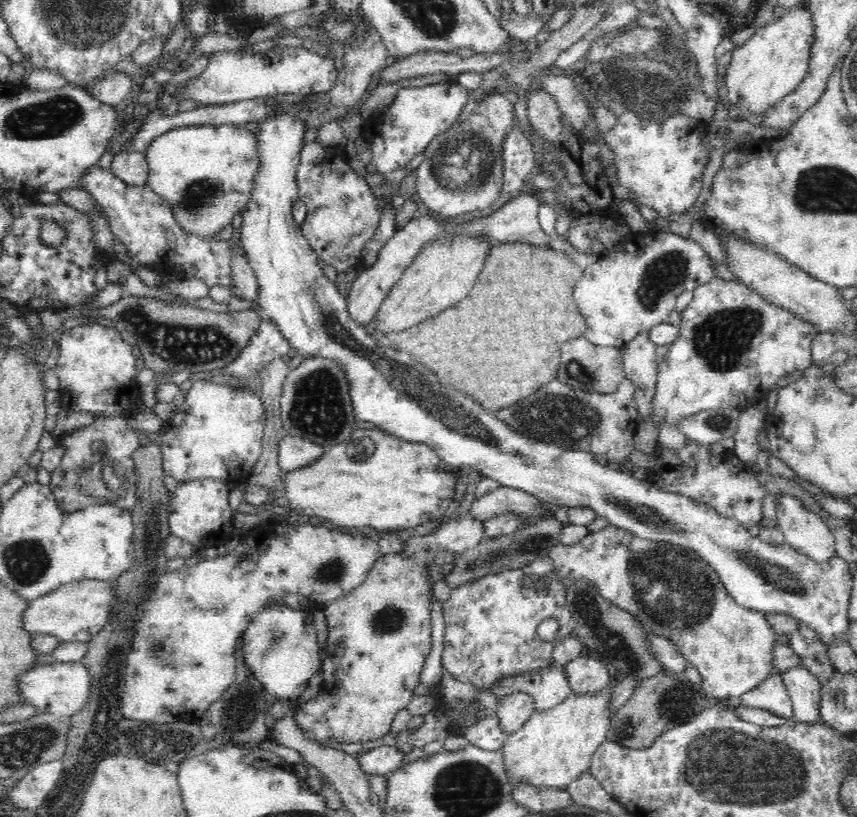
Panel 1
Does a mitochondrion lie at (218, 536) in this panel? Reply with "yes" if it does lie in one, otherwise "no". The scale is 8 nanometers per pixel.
no

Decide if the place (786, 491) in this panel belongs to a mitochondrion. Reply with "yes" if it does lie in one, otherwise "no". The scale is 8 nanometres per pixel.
no

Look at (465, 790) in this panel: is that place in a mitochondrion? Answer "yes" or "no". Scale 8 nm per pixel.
yes

